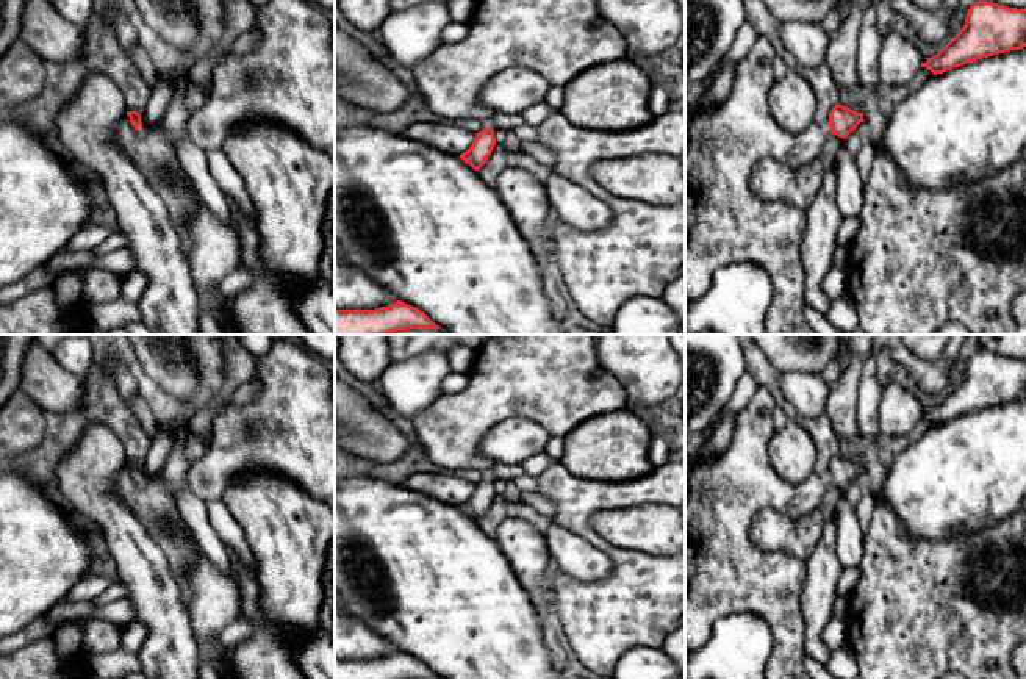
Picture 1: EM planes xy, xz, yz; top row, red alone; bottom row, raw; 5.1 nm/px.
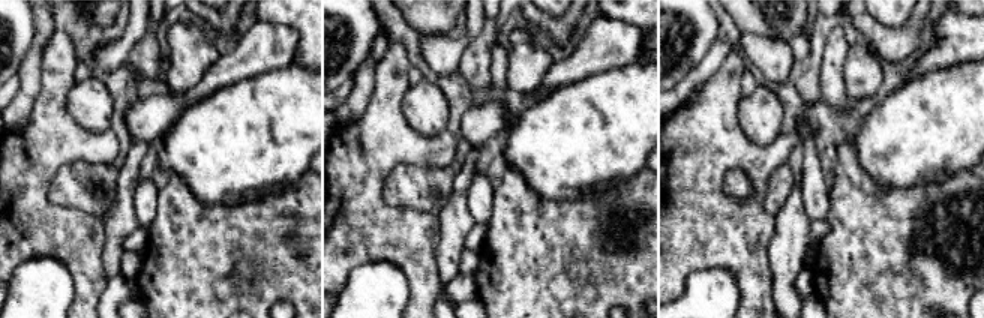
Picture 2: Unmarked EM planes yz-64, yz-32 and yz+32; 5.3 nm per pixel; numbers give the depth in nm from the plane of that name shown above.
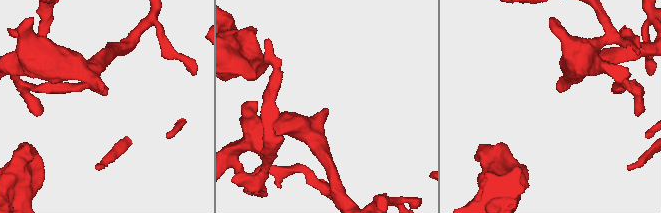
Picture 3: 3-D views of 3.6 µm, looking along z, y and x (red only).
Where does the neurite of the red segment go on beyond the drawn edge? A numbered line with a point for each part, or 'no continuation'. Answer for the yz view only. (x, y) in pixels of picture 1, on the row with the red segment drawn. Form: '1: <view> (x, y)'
1: yz (726, 222)

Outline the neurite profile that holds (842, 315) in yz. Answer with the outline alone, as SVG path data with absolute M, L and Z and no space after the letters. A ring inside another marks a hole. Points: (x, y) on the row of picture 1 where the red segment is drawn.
M848 294L830 302L826 318L840 333L846 333L859 327L857 308Z

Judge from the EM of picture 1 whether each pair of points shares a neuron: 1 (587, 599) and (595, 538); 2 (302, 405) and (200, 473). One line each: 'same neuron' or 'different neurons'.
1: same neuron
2: same neuron

